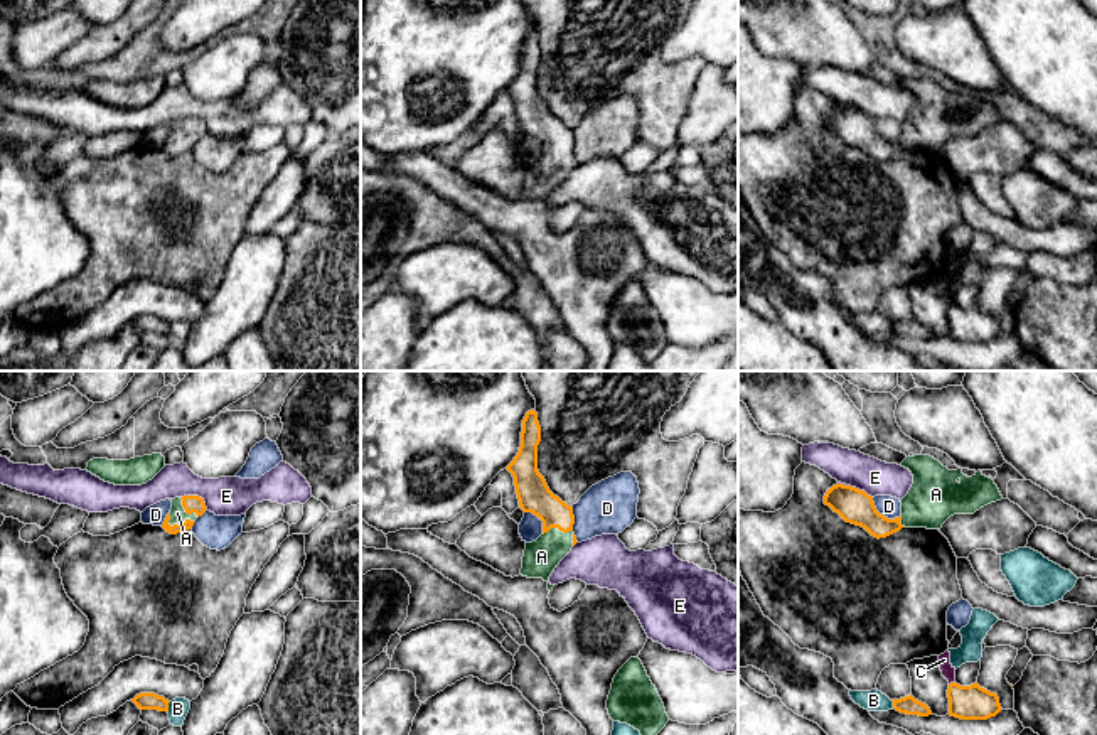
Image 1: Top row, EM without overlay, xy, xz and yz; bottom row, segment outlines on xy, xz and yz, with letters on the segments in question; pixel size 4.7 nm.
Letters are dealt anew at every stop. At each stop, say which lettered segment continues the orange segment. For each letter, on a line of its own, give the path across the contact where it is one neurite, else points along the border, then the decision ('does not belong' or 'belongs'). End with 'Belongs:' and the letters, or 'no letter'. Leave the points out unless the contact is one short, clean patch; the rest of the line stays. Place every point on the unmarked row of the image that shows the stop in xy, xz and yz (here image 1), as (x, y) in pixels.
A: way xz (533, 115), (556, 139), (563, 154), (541, 179); belongs
B: does not belong
C: border yz (954, 304), (949, 307); does not belong
D: border yz (872, 120), (877, 132), (885, 139), (900, 139); does not belong
E: does not belong
Belongs: A

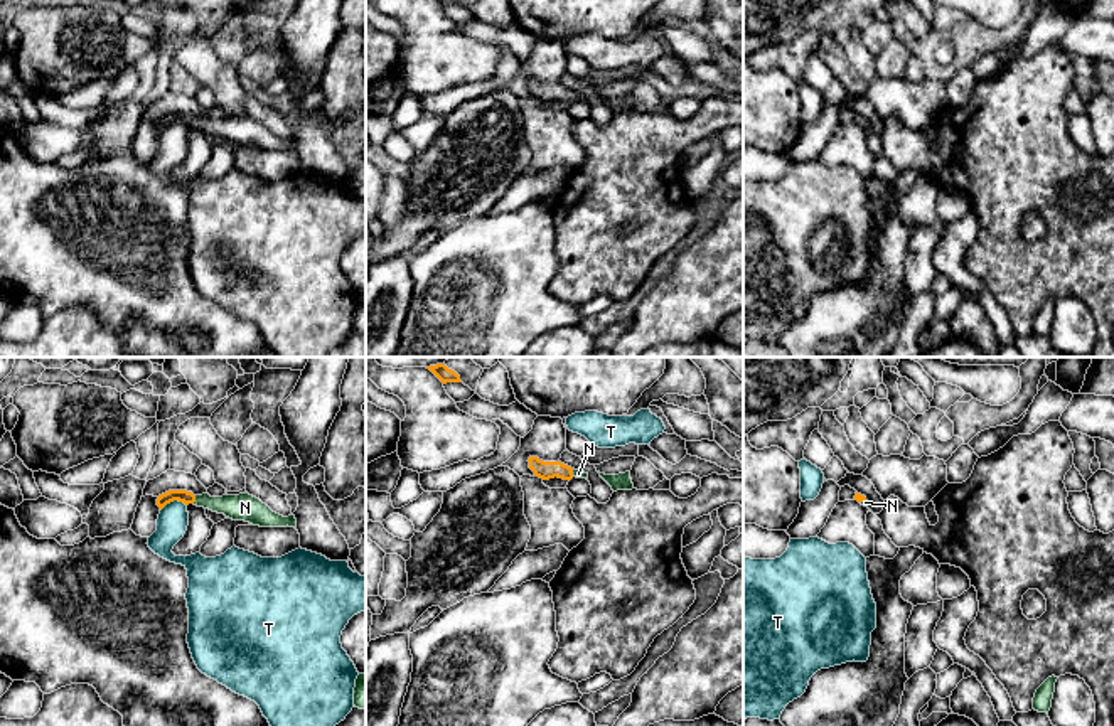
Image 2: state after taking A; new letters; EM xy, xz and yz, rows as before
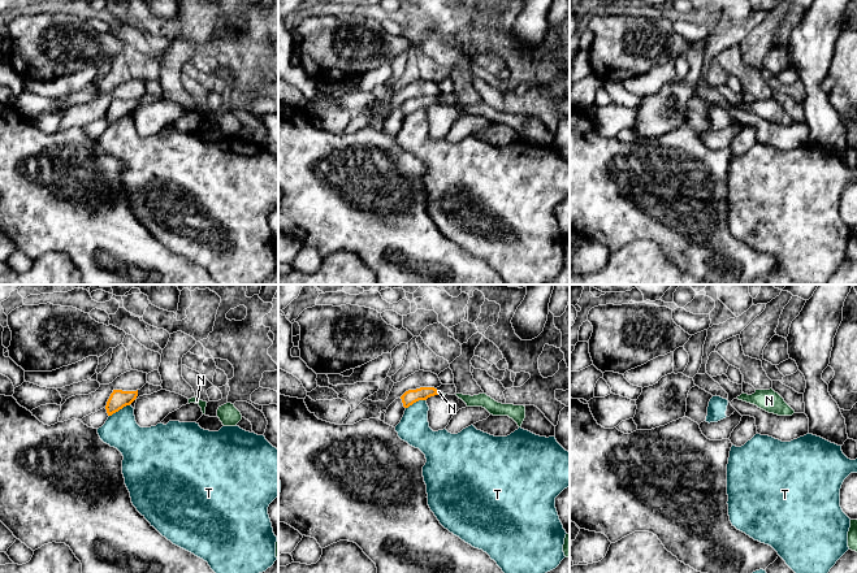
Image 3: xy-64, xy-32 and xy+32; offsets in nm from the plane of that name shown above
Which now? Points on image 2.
N: way xy (182, 118), (194, 122), (245, 130); belongs
T: does not belong
Belongs: N

